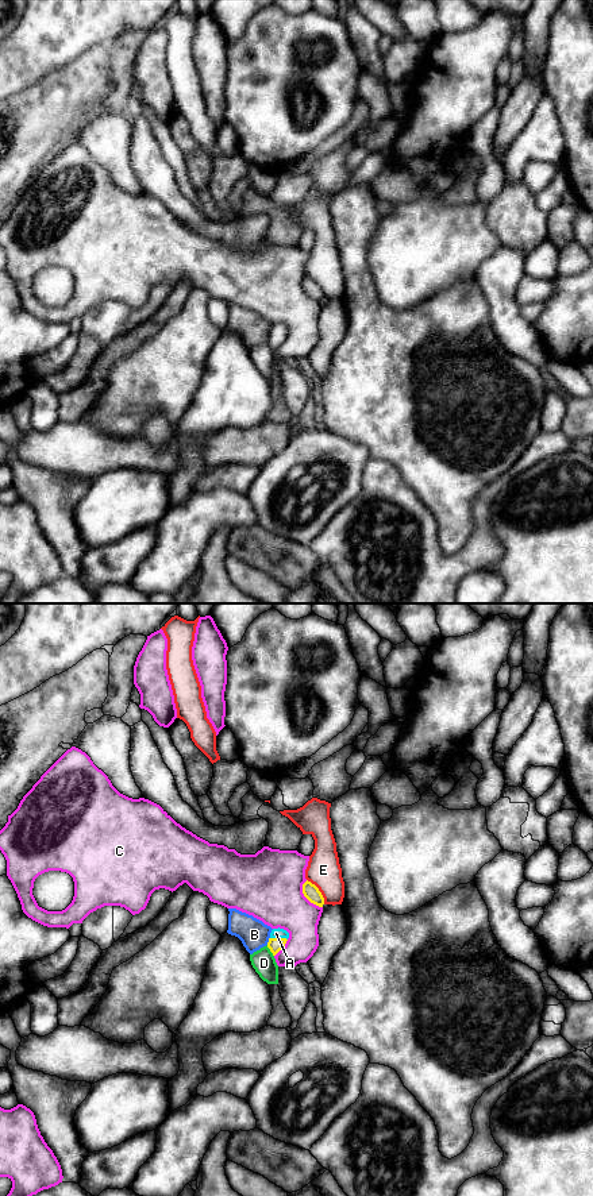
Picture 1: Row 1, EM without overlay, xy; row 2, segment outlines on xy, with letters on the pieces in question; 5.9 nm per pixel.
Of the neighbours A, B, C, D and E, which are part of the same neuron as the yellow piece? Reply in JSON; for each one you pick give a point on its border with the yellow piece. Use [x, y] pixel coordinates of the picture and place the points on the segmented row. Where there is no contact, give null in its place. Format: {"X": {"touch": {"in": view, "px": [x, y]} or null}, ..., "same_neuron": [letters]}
{"A": {"touch": {"in": "xy", "px": [278, 938]}}, "same_neuron": ["A"]}

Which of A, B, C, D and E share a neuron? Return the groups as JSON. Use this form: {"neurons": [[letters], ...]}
{"neurons": [["A"], ["B"], ["C"], ["D"], ["E"]]}

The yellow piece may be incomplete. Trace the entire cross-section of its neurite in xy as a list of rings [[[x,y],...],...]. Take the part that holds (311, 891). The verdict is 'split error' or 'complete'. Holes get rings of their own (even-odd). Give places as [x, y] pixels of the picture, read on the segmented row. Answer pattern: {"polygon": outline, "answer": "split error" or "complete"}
{"polygon": [[[307,880],[303,884],[303,894],[311,903],[313,903],[319,907],[323,907],[324,898],[315,884],[312,884],[311,881]]], "answer": "complete"}

